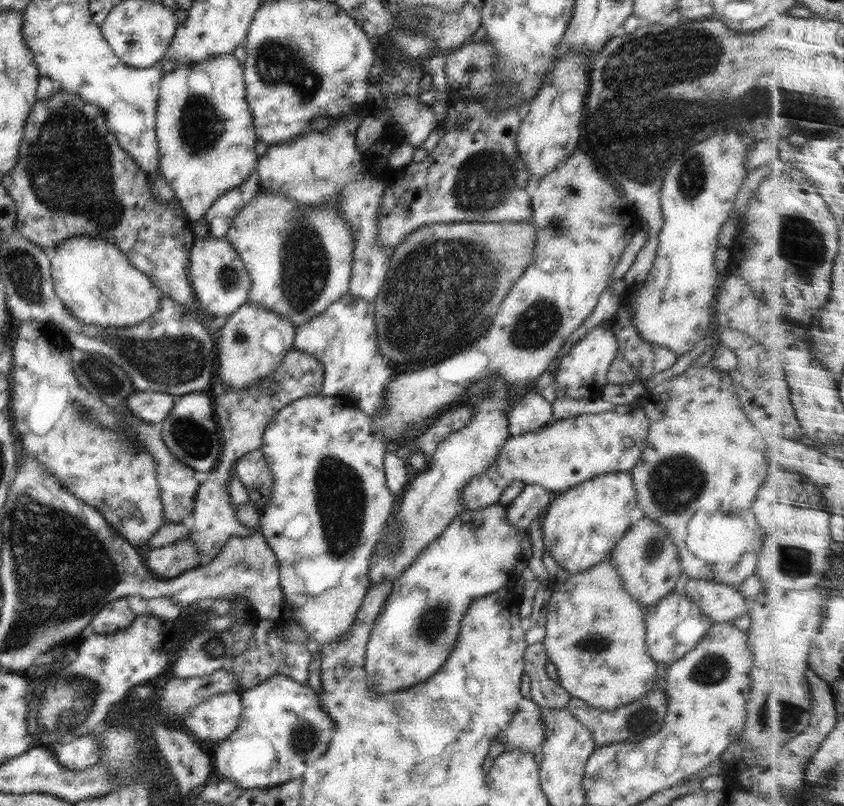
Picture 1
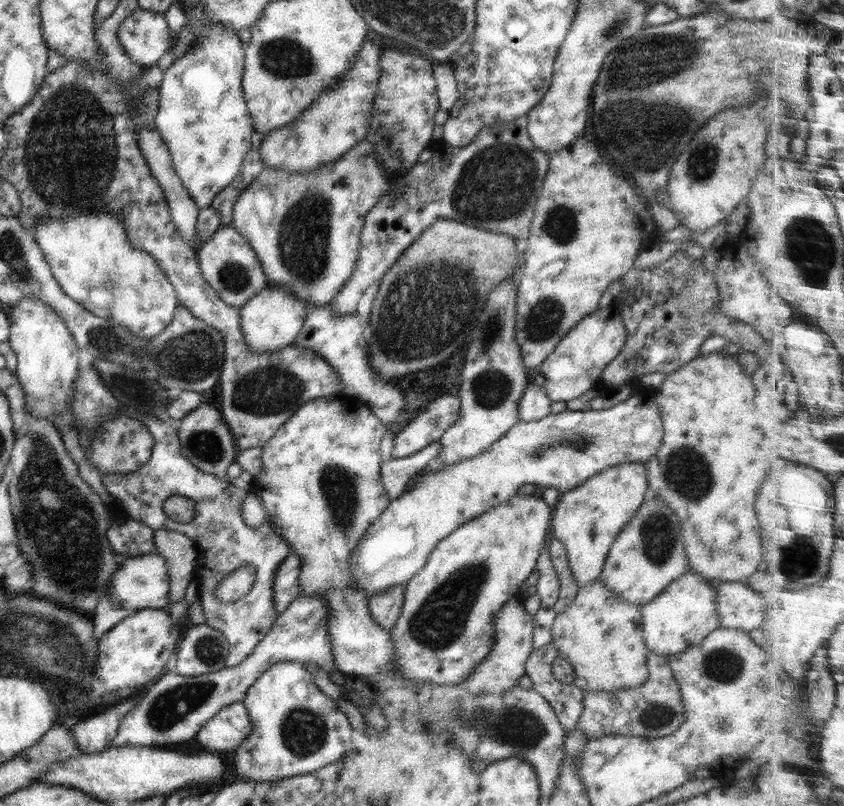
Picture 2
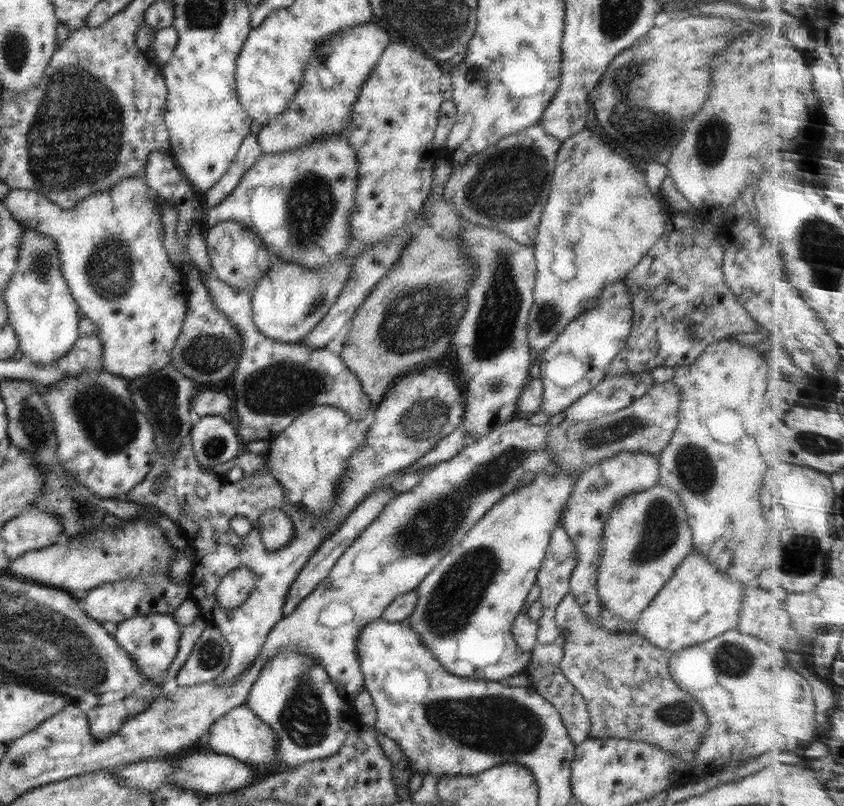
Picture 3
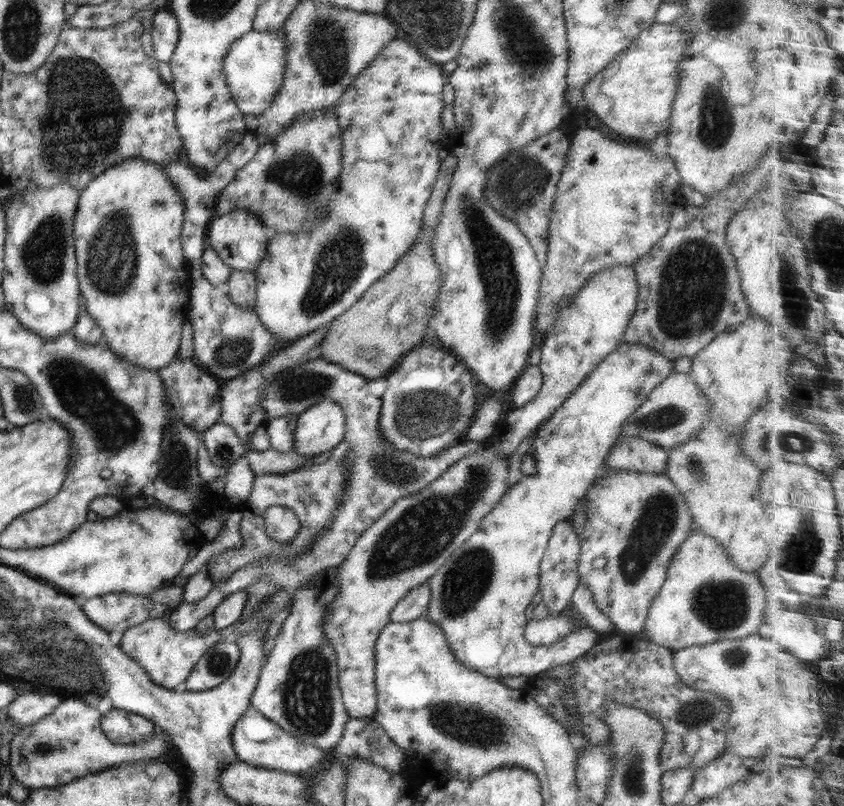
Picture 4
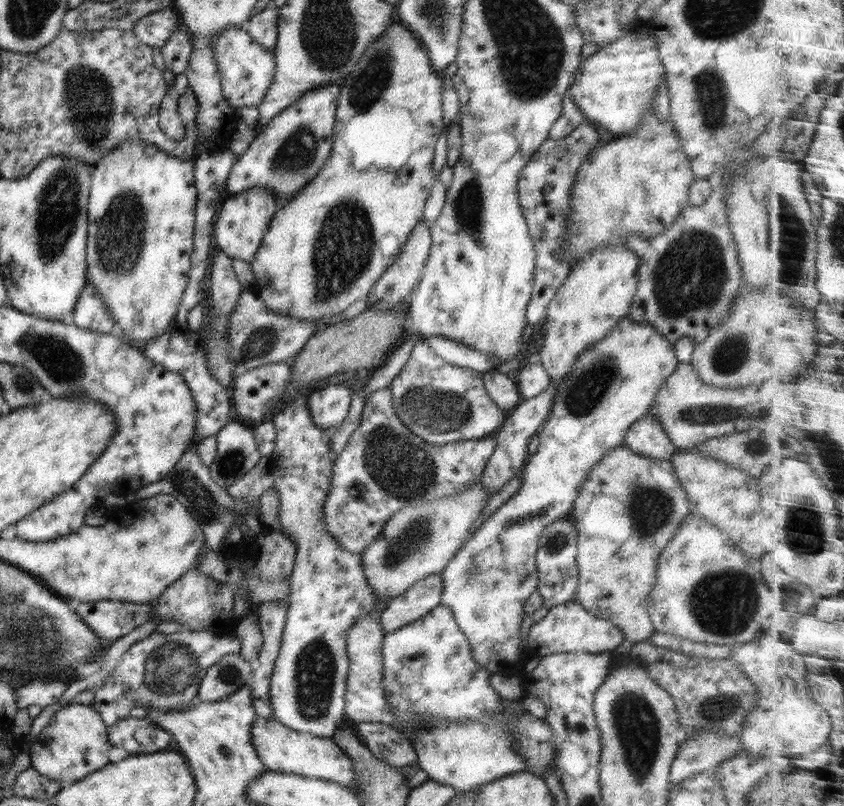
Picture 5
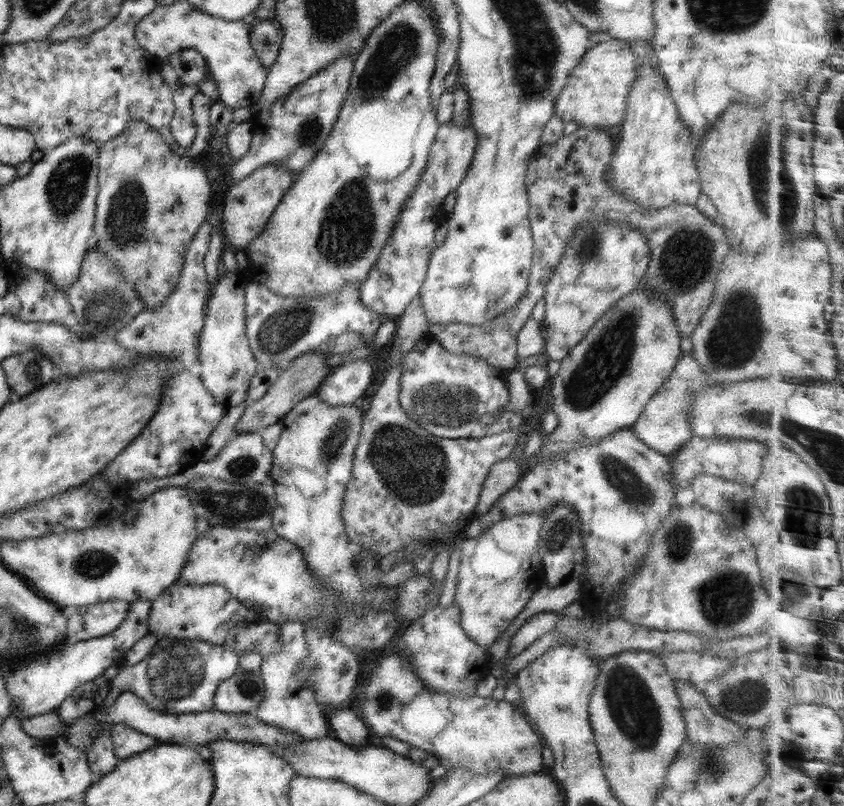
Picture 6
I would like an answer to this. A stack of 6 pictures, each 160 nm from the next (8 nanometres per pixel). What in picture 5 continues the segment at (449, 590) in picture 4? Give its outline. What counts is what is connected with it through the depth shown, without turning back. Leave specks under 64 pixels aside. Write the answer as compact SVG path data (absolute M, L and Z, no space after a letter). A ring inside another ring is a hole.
M625 316L600 342L587 348L559 384L548 419L538 431L538 450L528 456L523 468L520 489L490 514L441 572L443 591L440 604L452 610L456 624L468 639L474 660L490 674L500 673L512 664L523 665L528 656L526 649L521 647L520 628L526 601L538 586L536 552L542 531L569 513L580 485L592 468L623 443L636 420L647 415L658 389L680 363L674 352L674 343L652 325L634 322L629 316Z

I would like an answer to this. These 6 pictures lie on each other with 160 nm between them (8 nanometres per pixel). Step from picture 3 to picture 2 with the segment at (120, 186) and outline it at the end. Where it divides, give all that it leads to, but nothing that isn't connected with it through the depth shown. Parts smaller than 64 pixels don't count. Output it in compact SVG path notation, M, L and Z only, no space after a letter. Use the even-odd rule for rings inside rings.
M82 211L75 218L45 216L32 230L60 288L88 312L126 327L131 335L141 339L159 335L172 322L175 308L179 305L172 283L153 256L128 243L123 220L115 212Z

